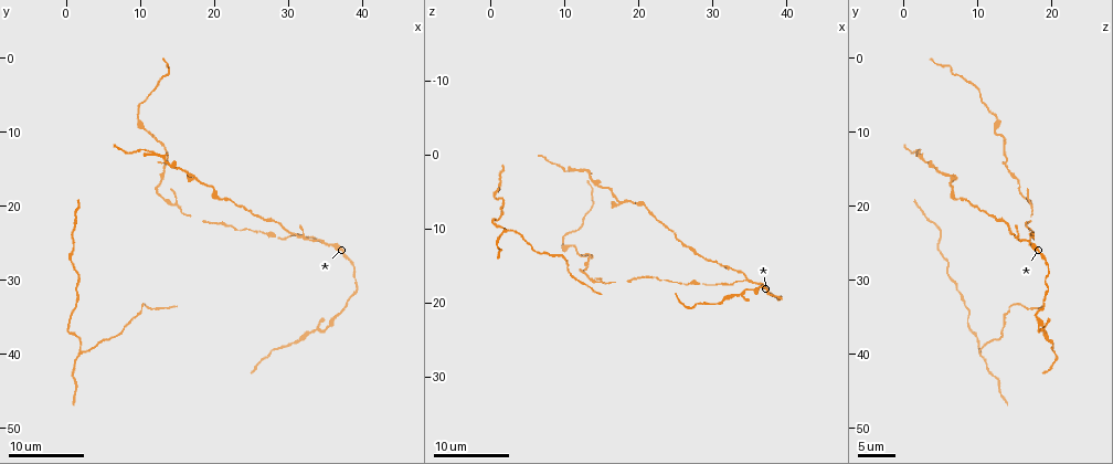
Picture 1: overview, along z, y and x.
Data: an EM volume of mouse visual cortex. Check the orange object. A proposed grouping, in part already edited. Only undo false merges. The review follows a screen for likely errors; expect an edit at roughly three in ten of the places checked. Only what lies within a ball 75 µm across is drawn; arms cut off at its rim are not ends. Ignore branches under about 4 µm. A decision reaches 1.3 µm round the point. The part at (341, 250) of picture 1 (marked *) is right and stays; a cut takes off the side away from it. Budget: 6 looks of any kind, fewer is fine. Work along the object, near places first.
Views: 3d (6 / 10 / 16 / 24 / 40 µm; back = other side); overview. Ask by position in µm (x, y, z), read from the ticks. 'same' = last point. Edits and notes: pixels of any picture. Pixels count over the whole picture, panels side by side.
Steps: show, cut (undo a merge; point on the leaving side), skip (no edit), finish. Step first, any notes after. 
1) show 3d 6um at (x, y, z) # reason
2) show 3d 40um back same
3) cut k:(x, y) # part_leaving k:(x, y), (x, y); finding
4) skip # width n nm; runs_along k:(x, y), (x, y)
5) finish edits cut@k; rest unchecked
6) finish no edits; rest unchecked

show 3d 16um at (34.5, 25.0, 16.5) # arms part here

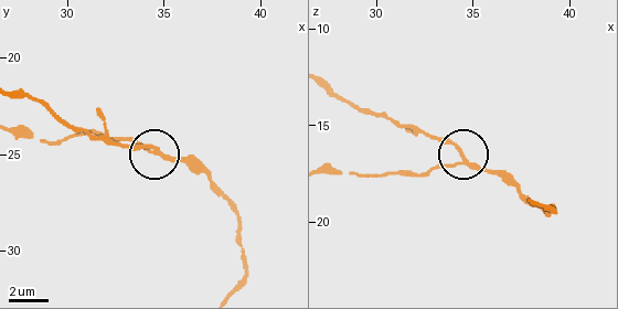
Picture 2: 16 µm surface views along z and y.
cut 2:(147, 145) # part_leaving 2:(160, 153), (66, 127), (42, 104), (22, 96); a second cell is stuck on

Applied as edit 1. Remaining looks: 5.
show overview

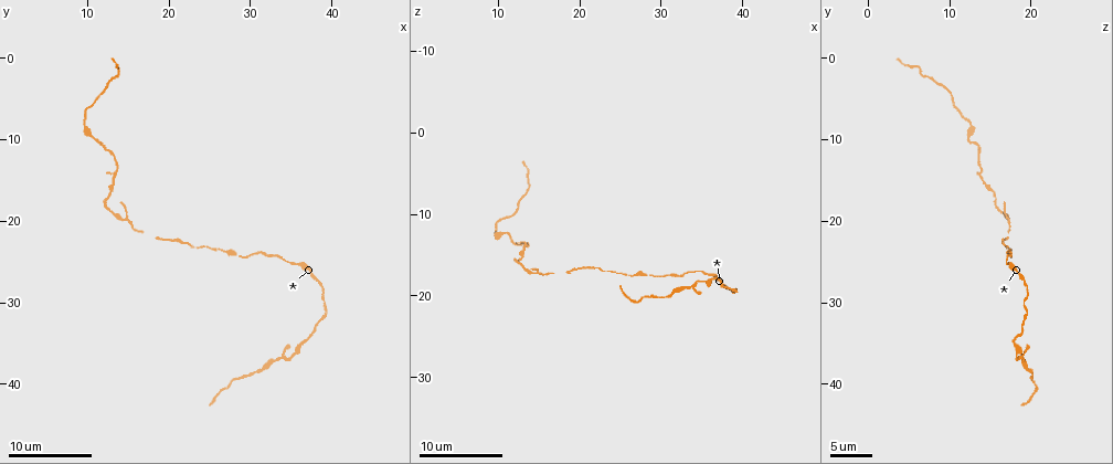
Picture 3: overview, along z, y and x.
show 3d 16um at (15.0, 20.0, 17.5) # three-way junction

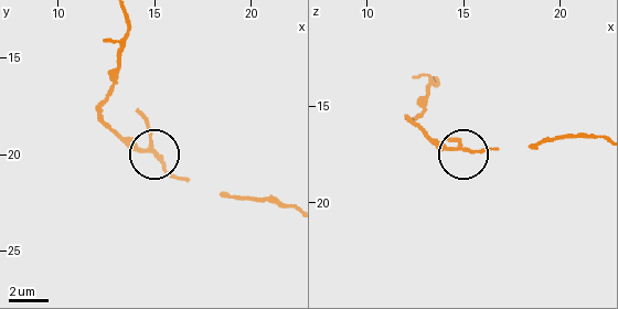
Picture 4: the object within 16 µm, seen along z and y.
cut 4:(123, 140) # width 110 nm; part_leaving 4:(149, 151), (131, 146), (102, 112), (126, 38), (126, 18); two cells meet here

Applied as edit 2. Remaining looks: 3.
show 3d 10um at (35.0, 36.5, 18.0) # thin neck

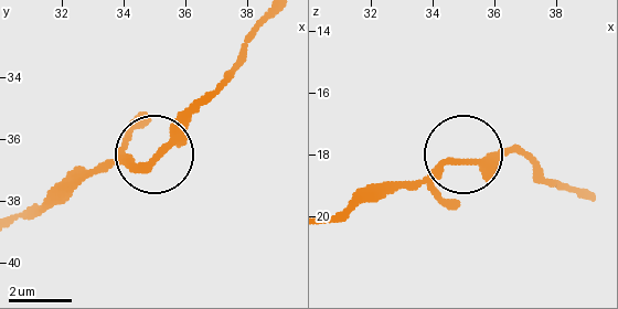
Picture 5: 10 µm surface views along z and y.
skip # width 230 nm; runs_along 5:(267, 19), (235, 74), (157, 153), (72, 169); all the same cell

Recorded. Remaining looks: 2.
finish edits cut@2, cut@4; rest unchecked

